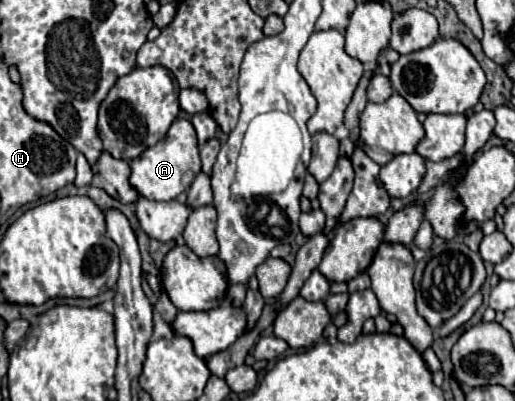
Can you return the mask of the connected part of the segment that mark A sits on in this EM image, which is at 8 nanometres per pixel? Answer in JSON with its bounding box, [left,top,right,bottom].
[129,119,201,201]

